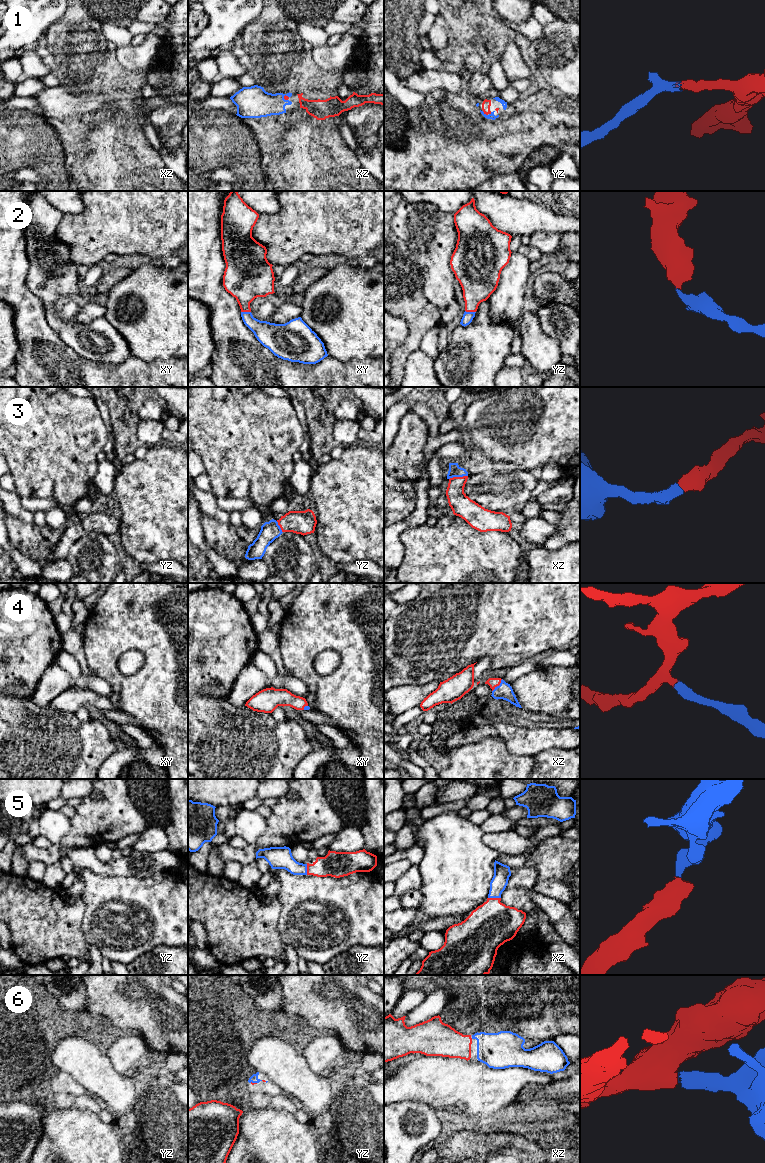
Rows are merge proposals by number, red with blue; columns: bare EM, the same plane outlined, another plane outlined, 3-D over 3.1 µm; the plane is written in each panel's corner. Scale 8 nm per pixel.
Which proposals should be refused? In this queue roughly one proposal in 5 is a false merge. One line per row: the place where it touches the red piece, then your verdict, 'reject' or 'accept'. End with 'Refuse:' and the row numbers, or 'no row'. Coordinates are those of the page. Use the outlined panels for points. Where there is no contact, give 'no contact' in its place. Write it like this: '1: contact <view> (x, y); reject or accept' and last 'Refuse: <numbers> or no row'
1: contact yz (485, 113); accept
2: contact yz (470, 311); accept
3: contact xz (458, 477); accept
4: contact xz (498, 685); accept
5: contact xz (494, 898); accept
6: contact yz (253, 1083); accept
Refuse: no row

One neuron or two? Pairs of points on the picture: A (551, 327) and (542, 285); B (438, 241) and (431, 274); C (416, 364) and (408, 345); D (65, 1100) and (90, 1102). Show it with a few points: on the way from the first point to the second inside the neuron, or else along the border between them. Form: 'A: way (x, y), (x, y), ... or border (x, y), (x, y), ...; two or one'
A: border (569, 305), (545, 303), (540, 306); two
B: way (434, 249), (434, 266); one
C: border (419, 348), (415, 349), (407, 357), (403, 375); two
D: way (71, 1102), (84, 1102); one

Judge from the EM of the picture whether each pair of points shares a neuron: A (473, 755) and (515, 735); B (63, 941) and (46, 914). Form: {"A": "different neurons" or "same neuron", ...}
{"A": "different neurons", "B": "same neuron"}

